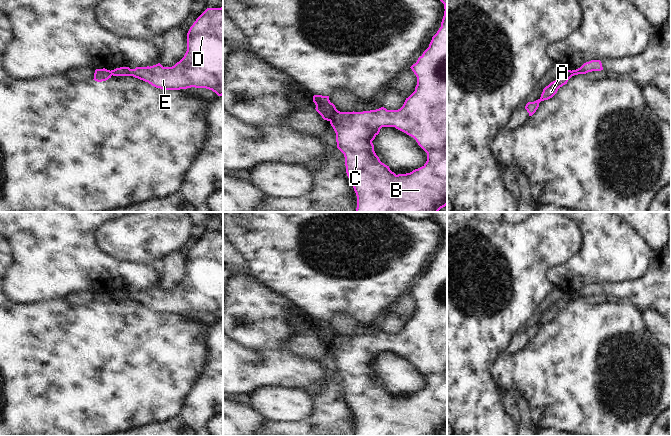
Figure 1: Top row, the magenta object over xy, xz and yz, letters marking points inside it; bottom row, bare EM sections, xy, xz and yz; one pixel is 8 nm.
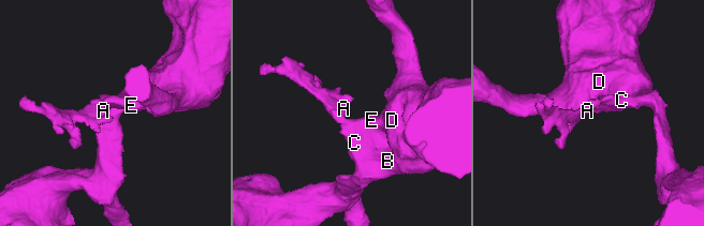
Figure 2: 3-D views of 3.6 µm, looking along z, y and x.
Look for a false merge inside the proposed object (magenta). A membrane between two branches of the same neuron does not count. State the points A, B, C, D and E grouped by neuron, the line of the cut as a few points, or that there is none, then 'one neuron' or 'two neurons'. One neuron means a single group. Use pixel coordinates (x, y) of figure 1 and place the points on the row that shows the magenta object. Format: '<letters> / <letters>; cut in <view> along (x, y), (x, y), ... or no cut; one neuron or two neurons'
A / B C D E; cut in xz along (337, 110), (330, 121); two neurons

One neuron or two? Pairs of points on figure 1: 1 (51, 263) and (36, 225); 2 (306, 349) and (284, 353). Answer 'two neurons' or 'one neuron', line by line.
1: one neuron
2: two neurons

